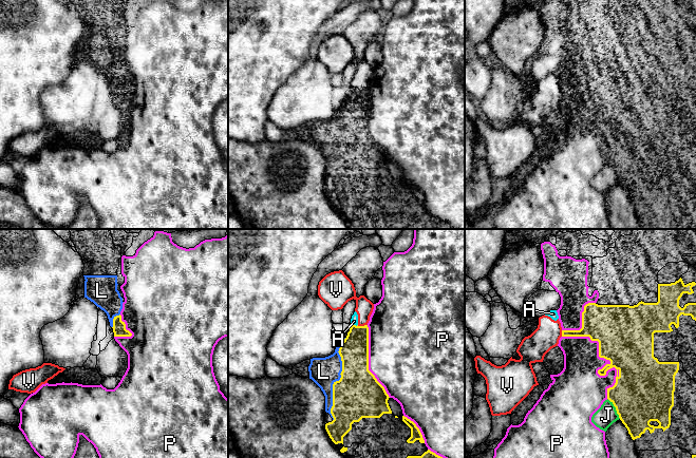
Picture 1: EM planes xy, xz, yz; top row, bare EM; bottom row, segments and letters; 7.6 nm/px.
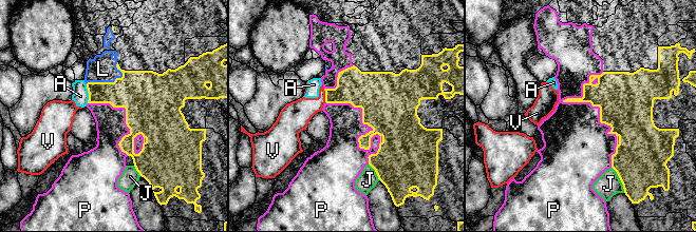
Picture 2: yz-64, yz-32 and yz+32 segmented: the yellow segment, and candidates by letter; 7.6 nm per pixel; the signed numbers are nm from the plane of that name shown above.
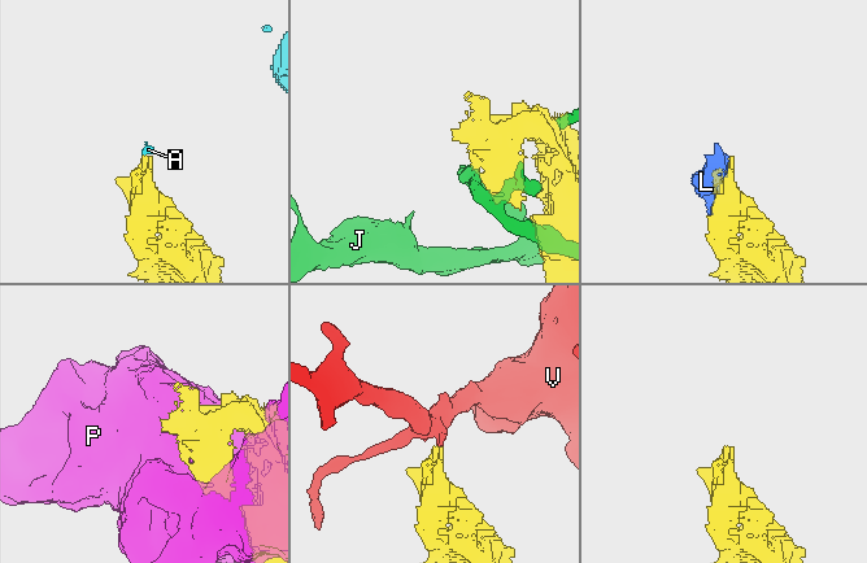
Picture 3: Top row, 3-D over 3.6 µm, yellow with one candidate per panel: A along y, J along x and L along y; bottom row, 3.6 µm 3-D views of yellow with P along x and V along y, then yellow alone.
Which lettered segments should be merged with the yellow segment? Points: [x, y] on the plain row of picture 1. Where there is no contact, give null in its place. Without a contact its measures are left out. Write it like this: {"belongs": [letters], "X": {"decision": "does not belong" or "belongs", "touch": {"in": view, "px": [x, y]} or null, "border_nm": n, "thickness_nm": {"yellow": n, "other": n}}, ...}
{"belongs": ["L"], "A": {"decision": "does not belong", "touch": {"in": "xz", "px": [354, 89]}, "border_nm": 60, "thickness_nm": {"yellow": 220, "other": 60}}, "J": {"decision": "does not belong", "touch": {"in": "yz", "px": [616, 172]}, "border_nm": 190, "thickness_nm": {"yellow": 460, "other": 160}}, "L": {"decision": "belongs", "touch": {"in": "xz", "px": [336, 145]}, "border_nm": 600, "thickness_nm": {"yellow": 360, "other": 220}}, "P": {"decision": "does not belong", "touch": {"in": "yz", "px": [608, 128]}, "border_nm": 600, "thickness_nm": {"yellow": 420, "other": 300}}, "V": {"decision": "does not belong", "touch": {"in": "xz", "px": [361, 90]}, "border_nm": 80, "thickness_nm": {"yellow": 220, "other": 130}}}

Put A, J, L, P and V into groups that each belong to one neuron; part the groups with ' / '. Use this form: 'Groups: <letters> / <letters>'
Groups: A V / J / L / P

